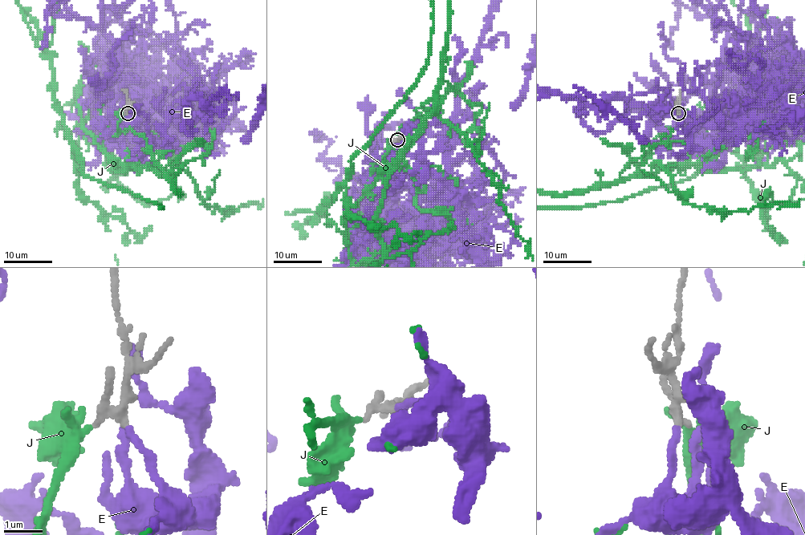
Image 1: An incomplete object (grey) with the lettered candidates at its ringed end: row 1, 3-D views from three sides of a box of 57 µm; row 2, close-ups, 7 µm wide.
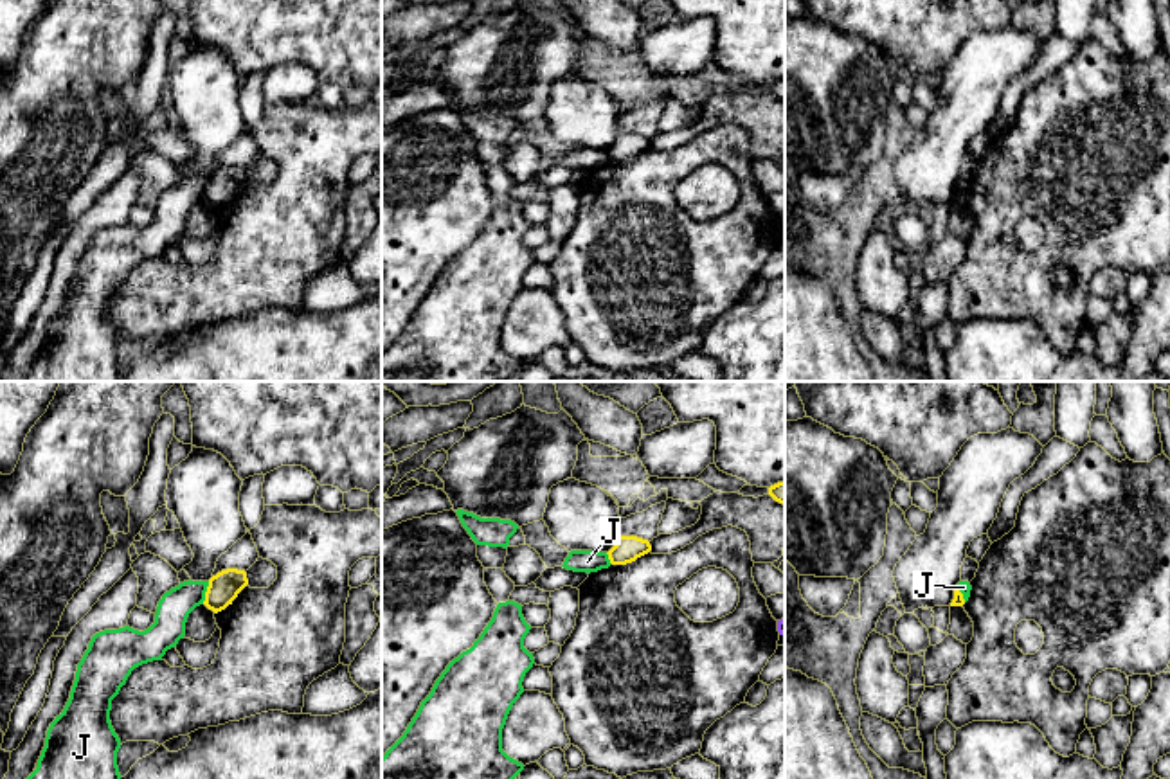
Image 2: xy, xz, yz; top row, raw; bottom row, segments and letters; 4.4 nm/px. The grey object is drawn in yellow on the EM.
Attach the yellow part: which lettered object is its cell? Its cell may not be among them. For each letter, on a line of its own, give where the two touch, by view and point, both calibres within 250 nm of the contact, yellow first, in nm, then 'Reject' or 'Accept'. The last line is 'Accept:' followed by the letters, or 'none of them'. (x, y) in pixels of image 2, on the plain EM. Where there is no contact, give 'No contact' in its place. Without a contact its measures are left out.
E: No contact. Accept
J: Touches yellow at xy (206, 189). Thickness 140 nm (yellow) against 150 nm. Reject
Accept: E

